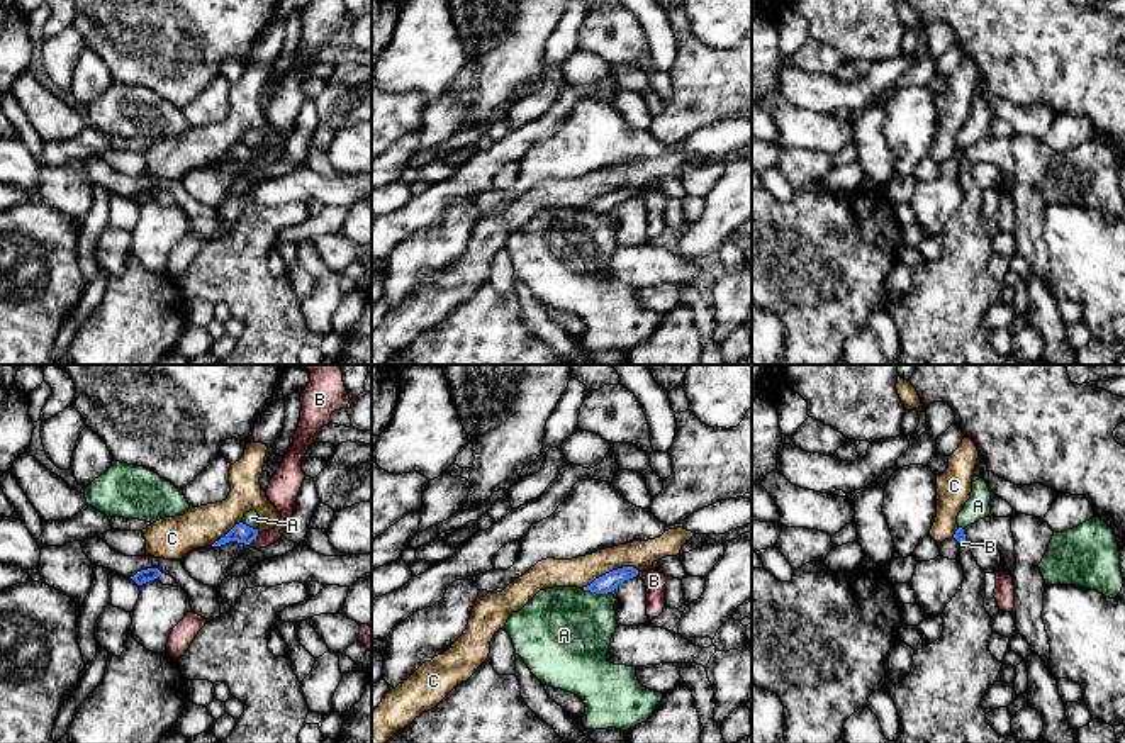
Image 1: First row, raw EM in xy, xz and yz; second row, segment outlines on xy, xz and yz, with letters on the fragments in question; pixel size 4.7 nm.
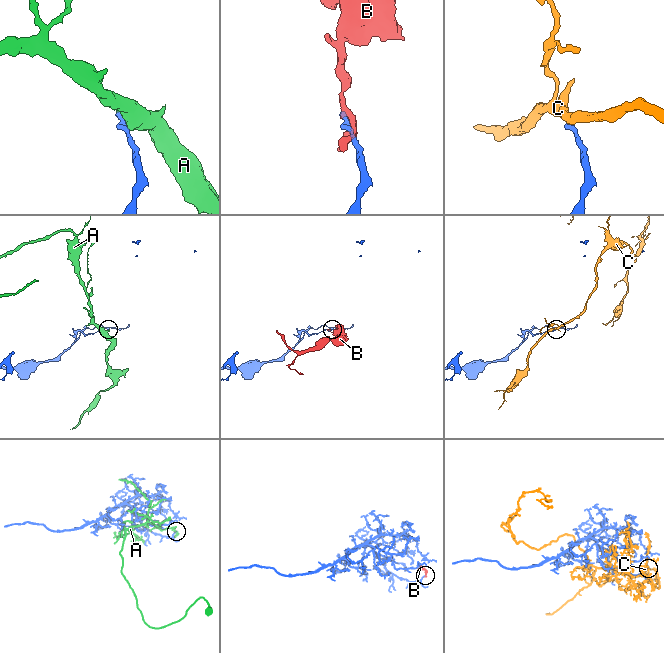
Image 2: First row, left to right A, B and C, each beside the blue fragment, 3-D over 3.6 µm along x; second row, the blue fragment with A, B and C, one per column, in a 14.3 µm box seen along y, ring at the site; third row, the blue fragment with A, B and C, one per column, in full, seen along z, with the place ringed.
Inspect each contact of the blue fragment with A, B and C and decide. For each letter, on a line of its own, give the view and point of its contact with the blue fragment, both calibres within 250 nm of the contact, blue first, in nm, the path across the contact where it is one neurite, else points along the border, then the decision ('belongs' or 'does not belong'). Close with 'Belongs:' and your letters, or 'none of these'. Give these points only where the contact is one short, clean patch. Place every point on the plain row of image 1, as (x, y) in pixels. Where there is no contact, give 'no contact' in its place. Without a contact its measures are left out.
A: xz (596, 212) | 90/440 nm | along xz (582, 209), (610, 212) | does not belong
B: xy (253, 158) | 90/140 nm | along xy (258, 153), (248, 163) | does not belong
C: xz (610, 192) | 90/140 nm | does not belong
Belongs: none of these

